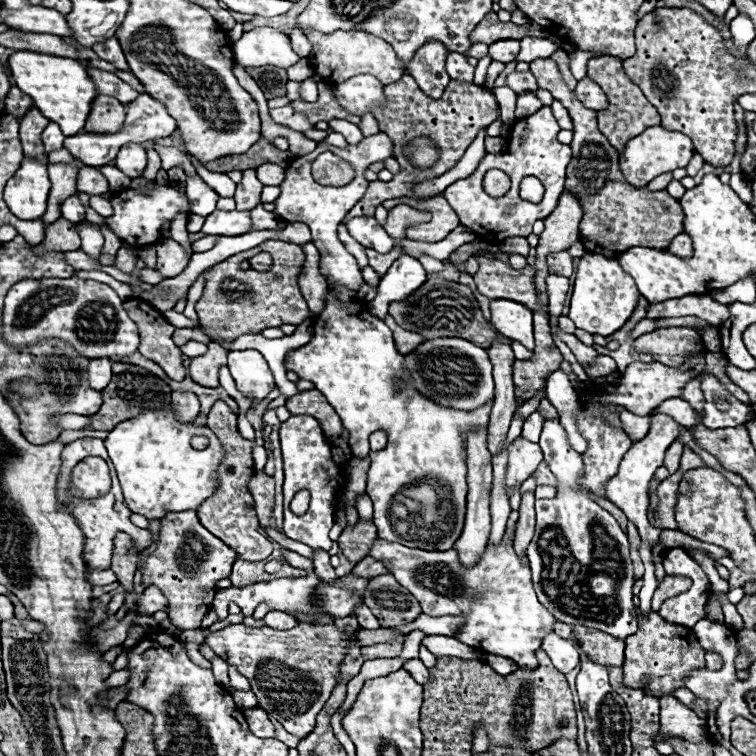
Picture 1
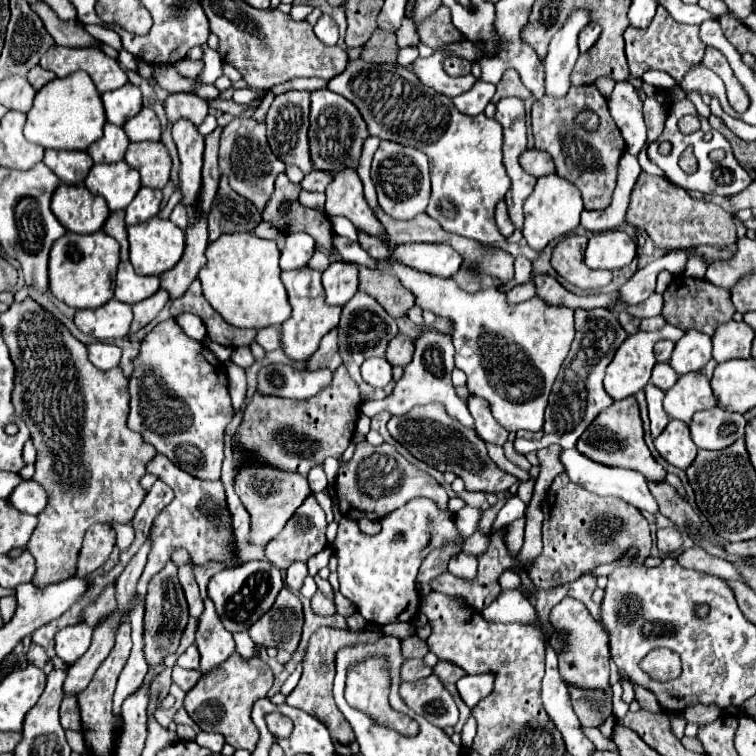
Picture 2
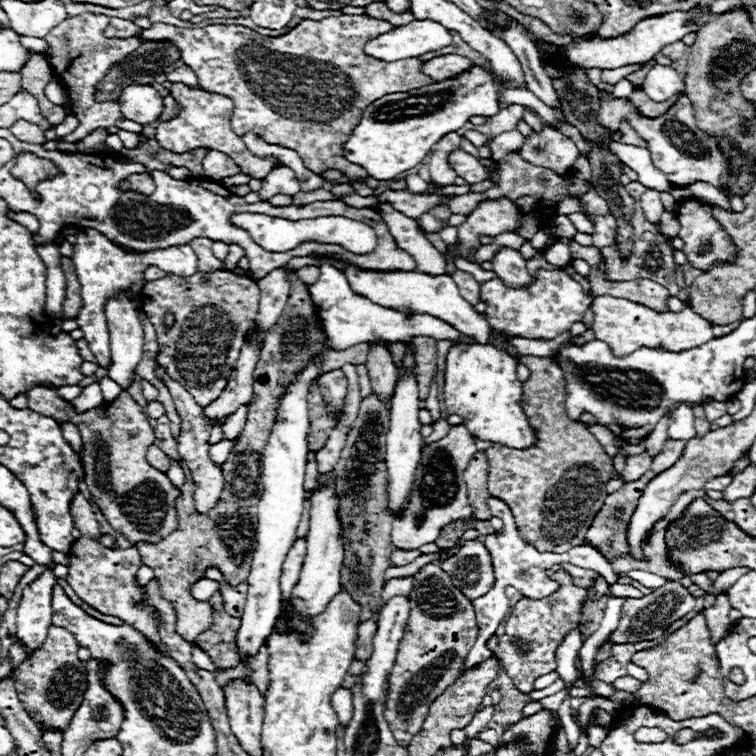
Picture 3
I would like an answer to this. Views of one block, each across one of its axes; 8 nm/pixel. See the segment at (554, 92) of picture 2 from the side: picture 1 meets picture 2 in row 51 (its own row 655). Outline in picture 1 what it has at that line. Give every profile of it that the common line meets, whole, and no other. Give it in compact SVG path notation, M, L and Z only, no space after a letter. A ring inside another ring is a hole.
M548 634L542 642L542 650L546 650L546 654L550 656L552 664L562 670L564 674L568 674L570 670L574 670L578 666L578 650L574 648L572 640L564 640L558 634Z

